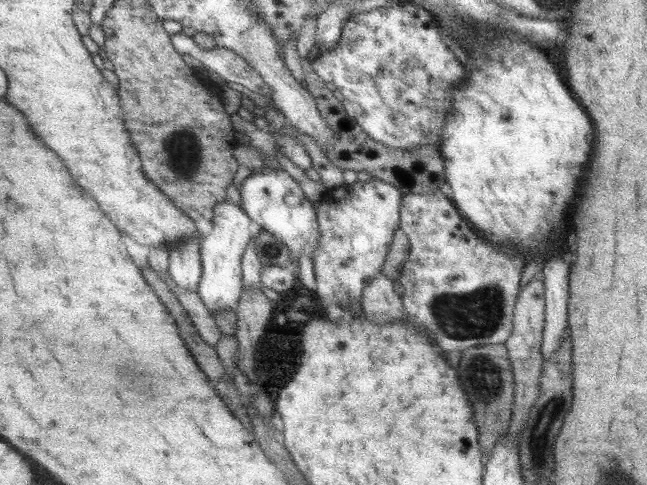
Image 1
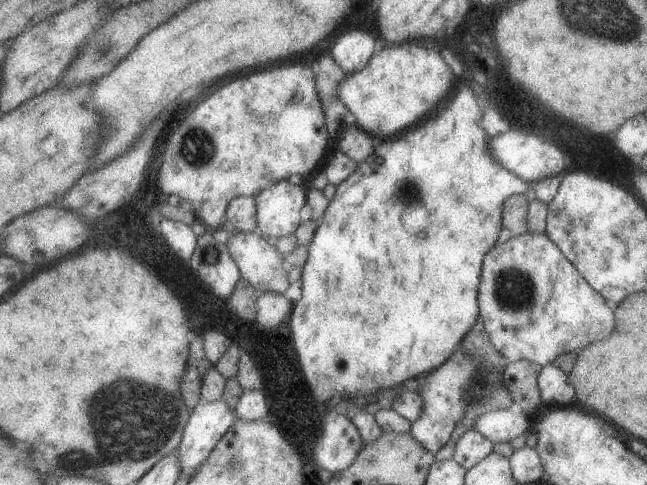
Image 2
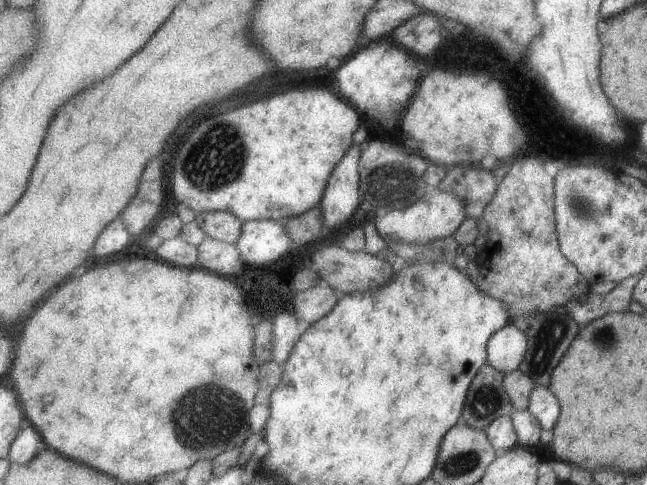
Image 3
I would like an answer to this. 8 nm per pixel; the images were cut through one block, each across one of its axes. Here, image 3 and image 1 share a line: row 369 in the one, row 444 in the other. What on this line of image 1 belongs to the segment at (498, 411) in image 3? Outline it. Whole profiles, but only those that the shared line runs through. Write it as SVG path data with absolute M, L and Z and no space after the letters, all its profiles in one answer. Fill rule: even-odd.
M489 344L462 350L463 376L459 376L463 392L471 408L477 427L477 443L483 450L483 460L489 459L499 439L506 434L513 416L514 374L505 344ZM463 356L463 358L462 358Z

